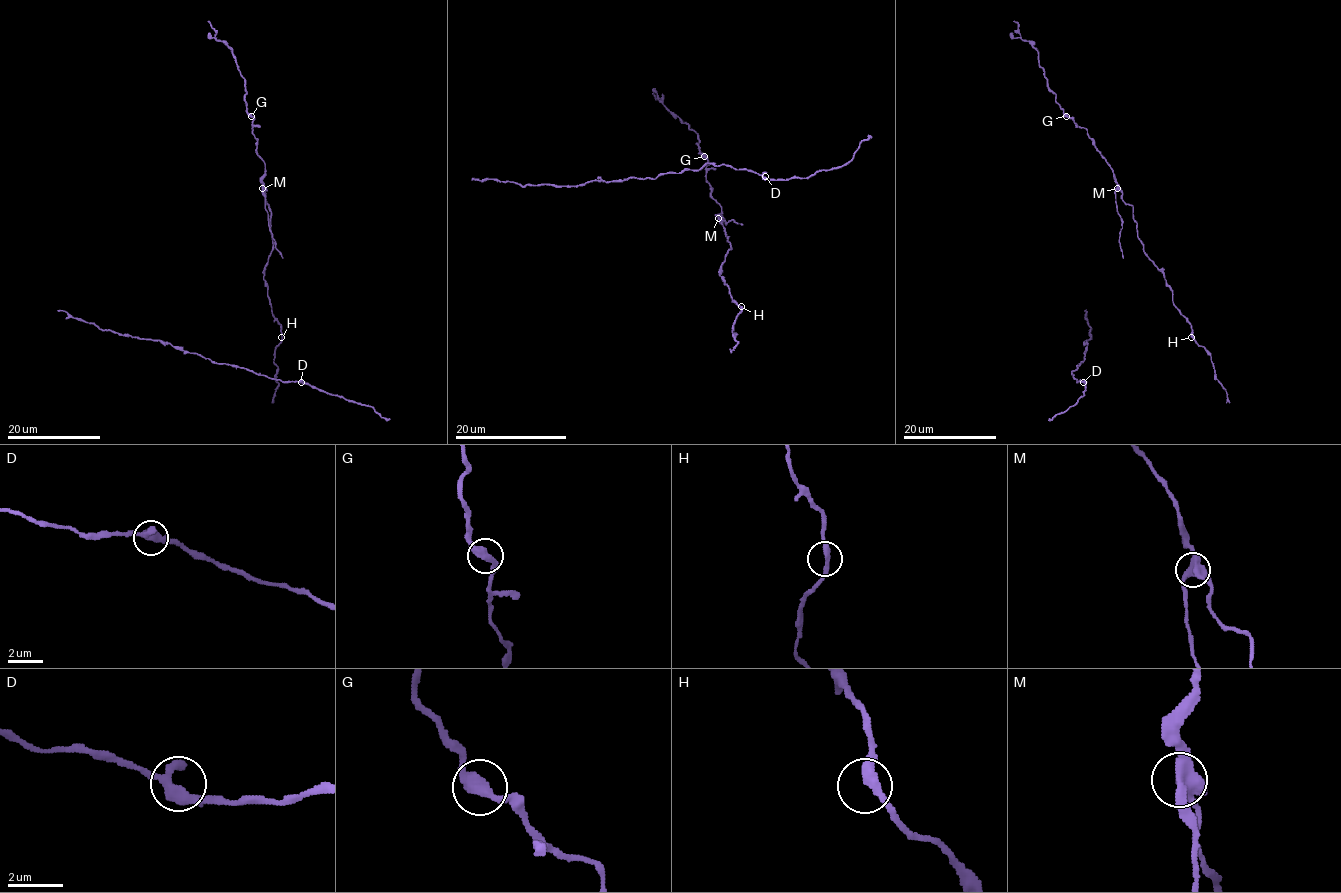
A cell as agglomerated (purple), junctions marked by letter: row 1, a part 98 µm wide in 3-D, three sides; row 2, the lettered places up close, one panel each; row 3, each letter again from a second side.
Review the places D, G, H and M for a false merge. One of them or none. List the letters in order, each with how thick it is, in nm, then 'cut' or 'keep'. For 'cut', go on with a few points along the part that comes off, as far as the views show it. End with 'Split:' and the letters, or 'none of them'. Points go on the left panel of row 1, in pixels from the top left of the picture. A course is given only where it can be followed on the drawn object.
D: 360 nm thick; keep
G: 440 nm thick; keep
H: 300 nm thick; keep
M: 440 nm thick; cut; foreign part runs (263, 188), (269, 229), (275, 248), (282, 258)
Split: M

